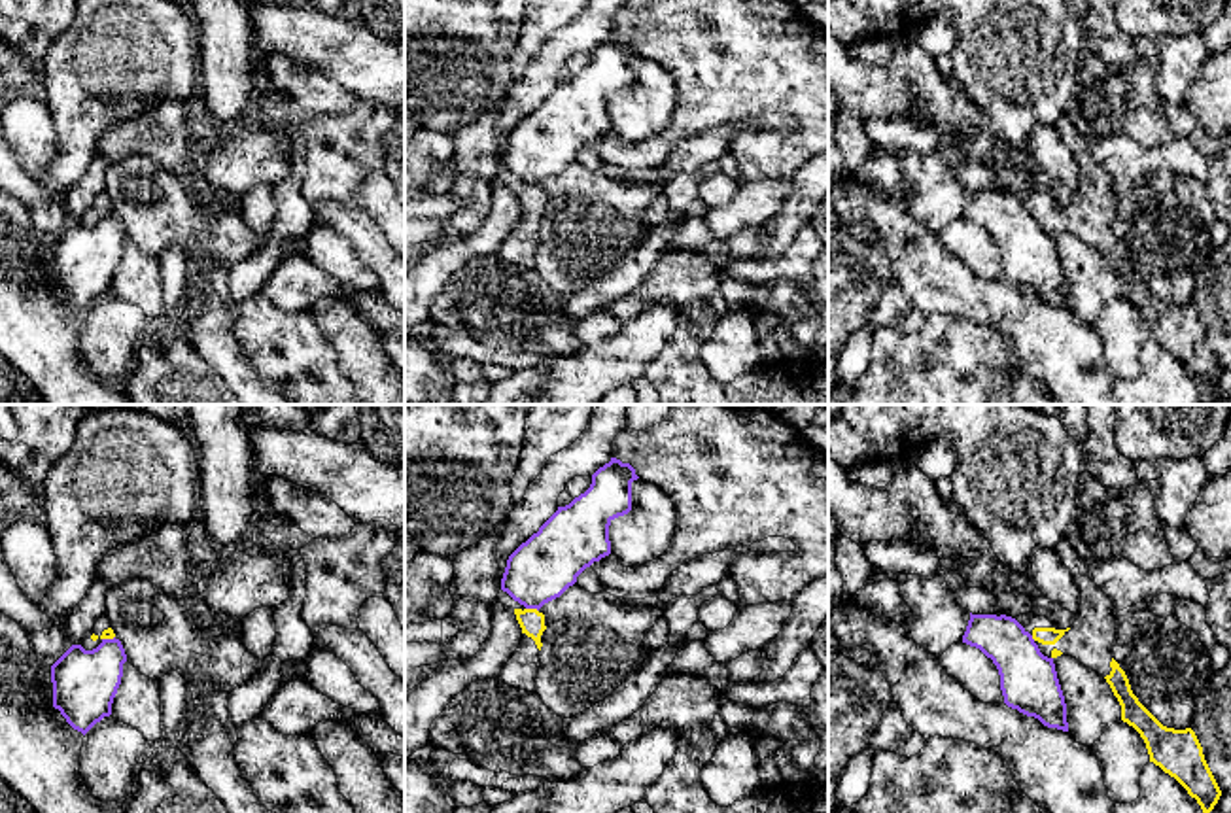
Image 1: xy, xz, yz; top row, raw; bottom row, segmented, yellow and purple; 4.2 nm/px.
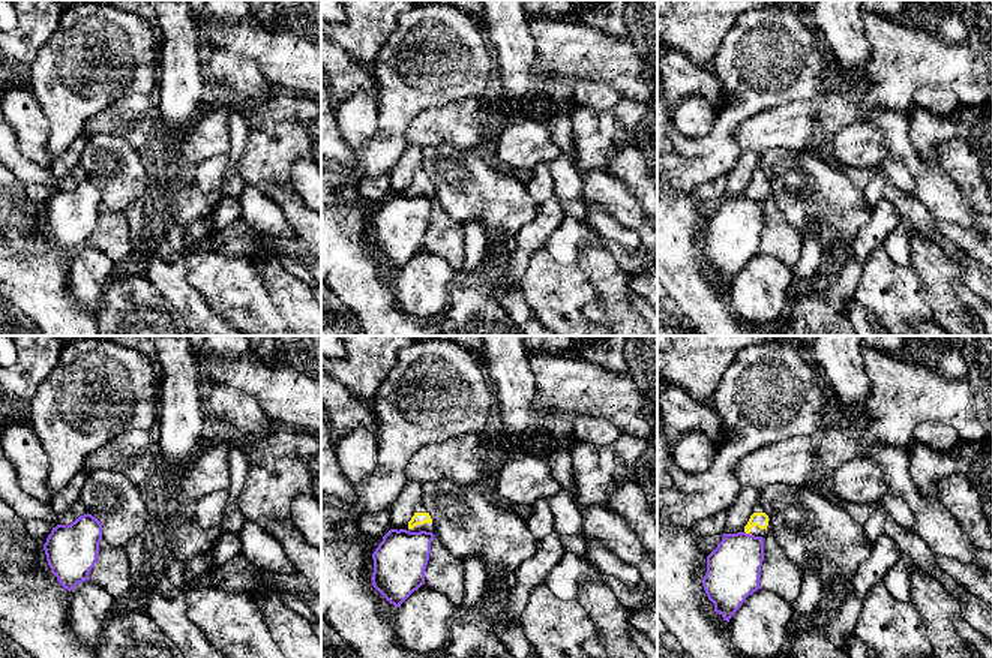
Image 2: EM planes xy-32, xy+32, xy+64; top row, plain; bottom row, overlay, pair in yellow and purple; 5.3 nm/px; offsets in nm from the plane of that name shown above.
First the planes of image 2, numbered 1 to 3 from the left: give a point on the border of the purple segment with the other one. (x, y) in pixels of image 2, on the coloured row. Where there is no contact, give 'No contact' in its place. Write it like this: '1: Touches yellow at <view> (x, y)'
1: No contact
2: No contact
3: Touches yellow at xy+64 (748, 532)

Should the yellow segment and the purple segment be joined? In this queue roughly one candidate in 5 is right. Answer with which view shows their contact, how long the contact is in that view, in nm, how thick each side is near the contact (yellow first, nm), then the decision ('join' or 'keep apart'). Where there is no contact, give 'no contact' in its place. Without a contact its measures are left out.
xz | 60 nm | 110/280 nm | keep apart

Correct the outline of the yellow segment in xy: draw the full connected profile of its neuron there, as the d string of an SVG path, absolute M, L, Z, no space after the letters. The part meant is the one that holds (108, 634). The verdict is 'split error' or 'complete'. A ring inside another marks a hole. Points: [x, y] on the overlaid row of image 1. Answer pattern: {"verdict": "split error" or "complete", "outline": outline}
{"verdict": "split error", "outline": "M102 614L102 616L98 616L98 620L96 620L96 624L95 624L93 635L91 635L89 639L85 639L85 641L81 643L81 647L83 647L85 650L93 650L93 649L96 649L104 639L113 639L113 637L115 637L115 633L113 633L113 630L112 630L112 624L110 624L110 620Z"}

